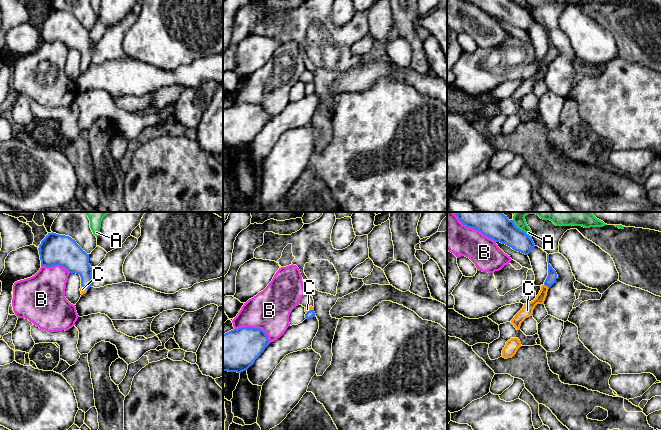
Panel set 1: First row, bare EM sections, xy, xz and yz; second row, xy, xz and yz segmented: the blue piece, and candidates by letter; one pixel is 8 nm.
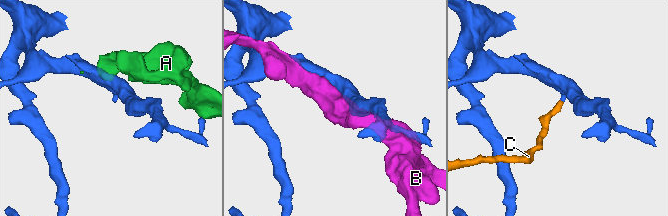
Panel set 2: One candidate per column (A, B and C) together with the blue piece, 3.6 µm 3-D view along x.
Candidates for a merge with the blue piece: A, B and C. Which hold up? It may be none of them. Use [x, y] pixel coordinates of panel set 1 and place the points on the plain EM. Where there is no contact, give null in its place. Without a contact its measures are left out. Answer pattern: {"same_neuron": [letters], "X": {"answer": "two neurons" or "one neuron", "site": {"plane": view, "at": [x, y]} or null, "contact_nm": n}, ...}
{"same_neuron": ["C"], "A": {"answer": "two neurons", "site": {"plane": "yz", "at": [523, 7]}, "contact_nm": 180}, "B": {"answer": "two neurons", "site": {"plane": "xz", "at": [254, 104]}, "contact_nm": 320}, "C": {"answer": "one neuron", "site": {"plane": "yz", "at": [546, 61]}, "contact_nm": 50}}

